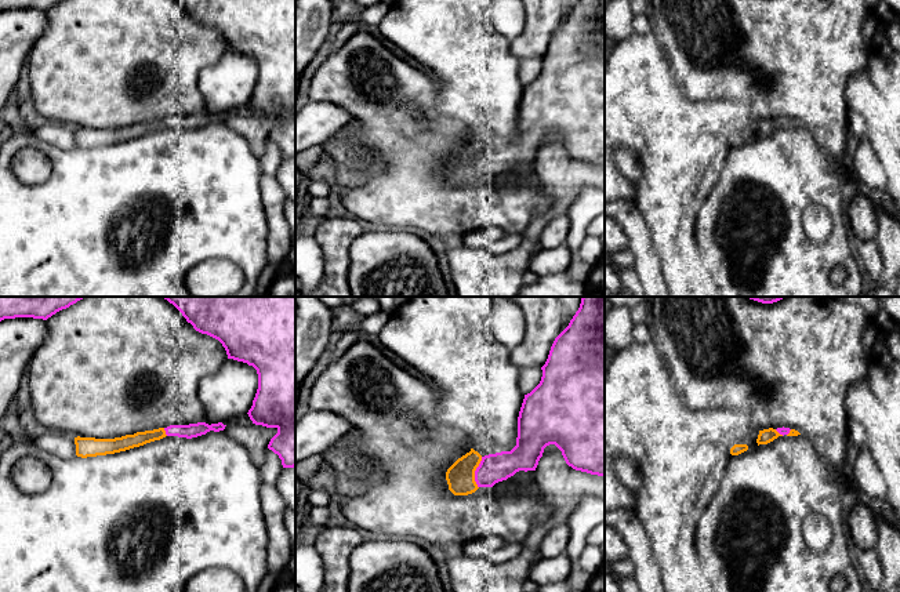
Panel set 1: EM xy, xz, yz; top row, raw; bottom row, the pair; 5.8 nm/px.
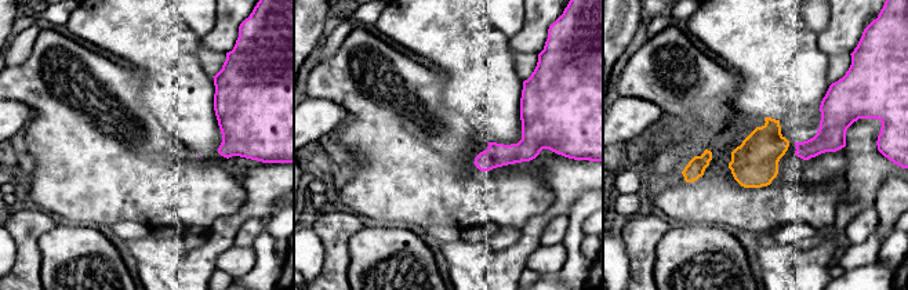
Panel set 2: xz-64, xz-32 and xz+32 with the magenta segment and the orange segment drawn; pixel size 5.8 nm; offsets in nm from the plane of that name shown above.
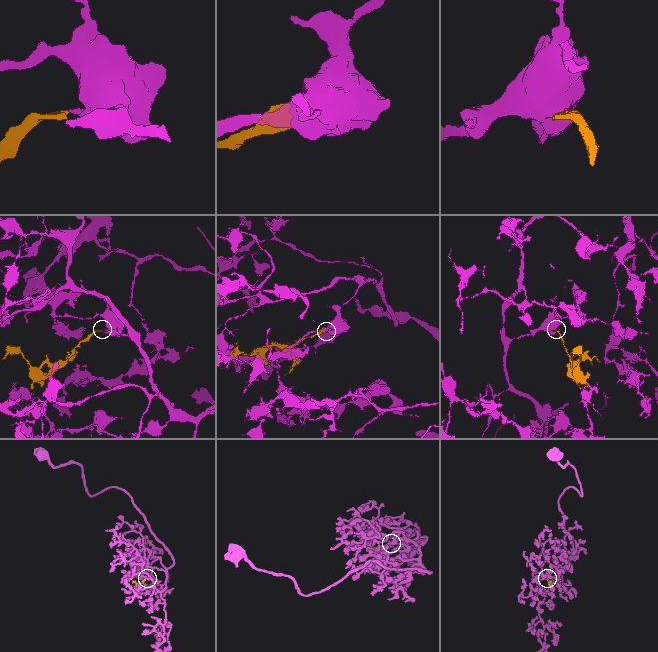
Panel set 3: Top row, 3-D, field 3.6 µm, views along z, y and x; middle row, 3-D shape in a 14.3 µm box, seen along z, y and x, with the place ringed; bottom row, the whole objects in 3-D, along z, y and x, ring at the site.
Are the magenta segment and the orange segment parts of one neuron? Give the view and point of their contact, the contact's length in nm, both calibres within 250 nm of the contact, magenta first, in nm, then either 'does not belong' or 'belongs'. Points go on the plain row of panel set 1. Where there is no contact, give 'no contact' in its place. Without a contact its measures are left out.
meets magenta in xz at (475, 163); contact 190 nm long; 170 nm thick on the magenta side, 170 nm on the other; belongs

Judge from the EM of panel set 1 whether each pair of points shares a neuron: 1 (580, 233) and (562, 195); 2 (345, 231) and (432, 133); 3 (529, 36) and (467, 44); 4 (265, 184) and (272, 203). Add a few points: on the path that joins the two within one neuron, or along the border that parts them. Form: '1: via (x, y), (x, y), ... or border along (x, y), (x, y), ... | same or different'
1: border along (590, 186), (585, 186), (579, 193), (566, 214) | different
2: border along (349, 214), (359, 221) | different
3: border along (510, 40), (510, 50), (518, 58) | different
4: via (269, 188), (272, 199) | same

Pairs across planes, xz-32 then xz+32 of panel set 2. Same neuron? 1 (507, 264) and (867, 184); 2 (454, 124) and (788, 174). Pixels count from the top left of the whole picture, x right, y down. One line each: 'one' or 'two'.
1: one
2: two

